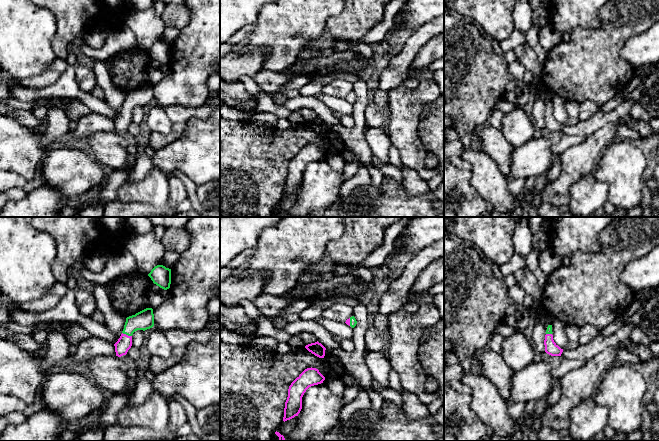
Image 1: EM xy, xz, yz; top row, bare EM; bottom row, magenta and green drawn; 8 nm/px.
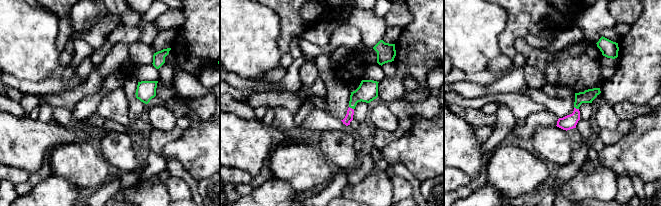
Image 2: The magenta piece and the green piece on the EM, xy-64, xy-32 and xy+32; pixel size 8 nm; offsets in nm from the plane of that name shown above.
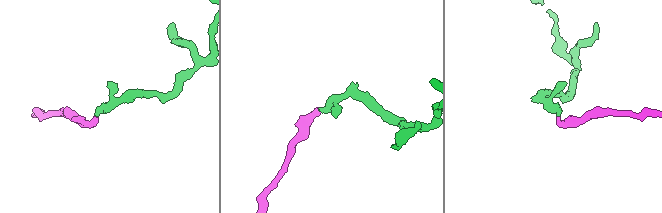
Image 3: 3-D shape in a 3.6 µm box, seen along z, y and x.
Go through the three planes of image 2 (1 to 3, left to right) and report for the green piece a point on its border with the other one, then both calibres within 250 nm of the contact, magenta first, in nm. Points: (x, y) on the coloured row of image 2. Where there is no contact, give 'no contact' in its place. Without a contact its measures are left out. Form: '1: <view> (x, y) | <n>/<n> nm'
1: no contact
2: xy-32 (351, 108) | 70/160 nm
3: xy+32 (577, 109) | 120/100 nm

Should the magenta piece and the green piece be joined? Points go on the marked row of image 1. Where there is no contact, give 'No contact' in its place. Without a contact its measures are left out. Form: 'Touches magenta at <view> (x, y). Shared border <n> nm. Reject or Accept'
Touches magenta at xy (127, 335). Shared border 90 nm. Accept

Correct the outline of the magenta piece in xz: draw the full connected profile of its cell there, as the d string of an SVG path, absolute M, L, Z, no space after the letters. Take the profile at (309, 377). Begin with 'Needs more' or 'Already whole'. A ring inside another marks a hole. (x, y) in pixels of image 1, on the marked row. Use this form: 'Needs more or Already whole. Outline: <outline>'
Already whole. Outline: M316 368L305 369L289 386L285 402L283 421L298 416L302 409L302 397L306 390L314 385L323 383L325 377Z

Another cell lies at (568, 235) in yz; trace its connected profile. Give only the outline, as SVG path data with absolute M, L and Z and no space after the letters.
M552 217L549 233L552 250L560 257L572 256L577 251L599 252L599 235L615 218Z

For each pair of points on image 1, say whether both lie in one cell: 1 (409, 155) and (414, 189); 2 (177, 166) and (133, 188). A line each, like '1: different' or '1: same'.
1: different
2: different

